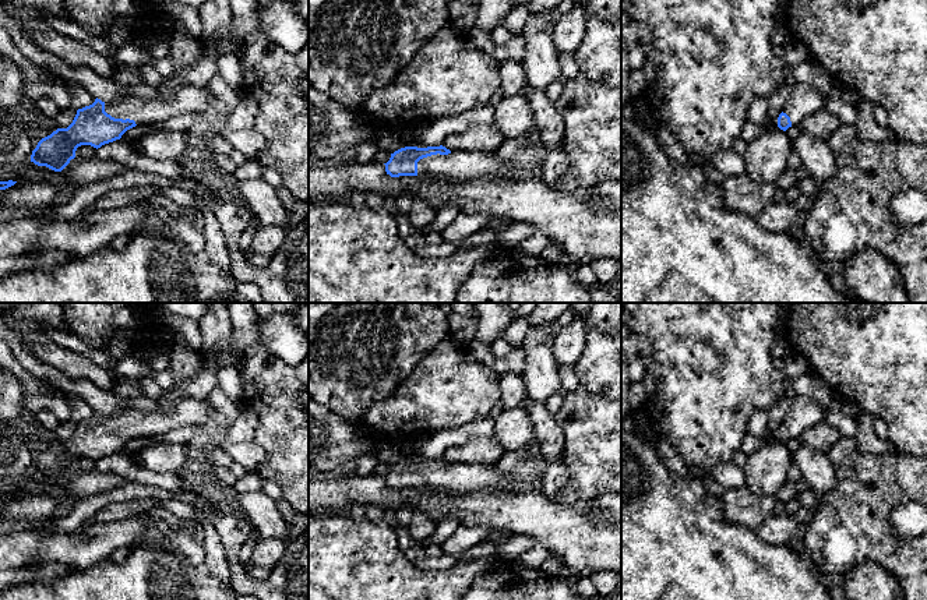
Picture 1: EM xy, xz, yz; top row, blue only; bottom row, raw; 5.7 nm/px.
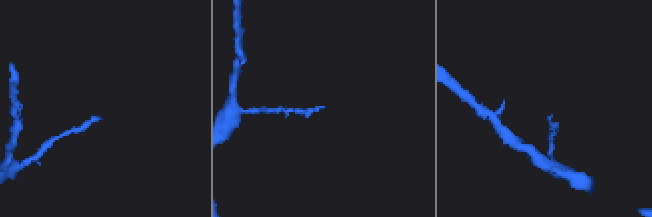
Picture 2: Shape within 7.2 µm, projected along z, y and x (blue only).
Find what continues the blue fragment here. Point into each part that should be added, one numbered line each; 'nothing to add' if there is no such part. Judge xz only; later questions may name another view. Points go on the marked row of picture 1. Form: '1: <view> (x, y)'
1: xz (457, 166)

